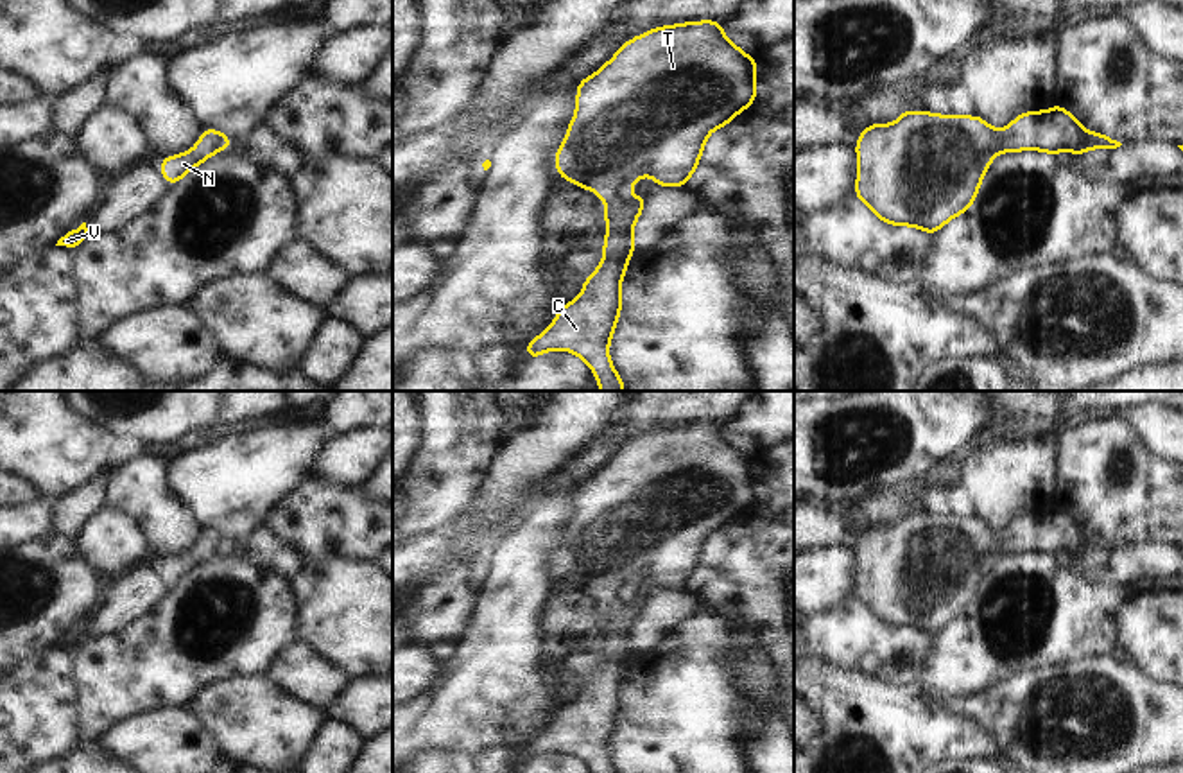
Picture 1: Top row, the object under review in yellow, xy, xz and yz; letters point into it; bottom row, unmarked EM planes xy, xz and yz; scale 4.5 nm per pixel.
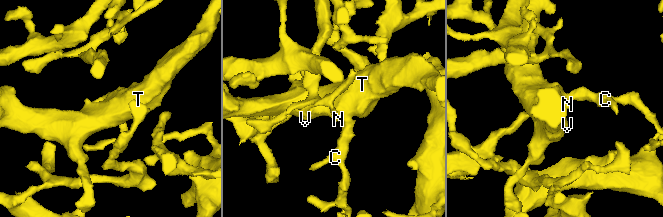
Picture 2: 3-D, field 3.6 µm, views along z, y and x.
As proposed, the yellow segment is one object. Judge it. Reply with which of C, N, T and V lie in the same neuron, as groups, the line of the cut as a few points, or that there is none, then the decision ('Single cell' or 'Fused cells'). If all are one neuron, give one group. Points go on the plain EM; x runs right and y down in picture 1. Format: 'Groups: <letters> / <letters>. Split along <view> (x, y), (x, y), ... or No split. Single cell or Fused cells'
Groups: C N T V. No split. Single cell

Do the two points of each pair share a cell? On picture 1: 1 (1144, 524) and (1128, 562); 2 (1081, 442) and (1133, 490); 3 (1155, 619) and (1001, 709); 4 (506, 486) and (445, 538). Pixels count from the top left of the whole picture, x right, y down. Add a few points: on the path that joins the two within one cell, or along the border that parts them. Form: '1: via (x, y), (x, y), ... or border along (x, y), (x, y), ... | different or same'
1: border along (1164, 542), (1122, 546) | different
2: via (1096, 458), (1103, 465), (1105, 481), (1117, 488) | same
3: border along (1119, 650), (1151, 677) | different
4: border along (468, 510), (474, 528), (459, 537), (450, 555) | different

